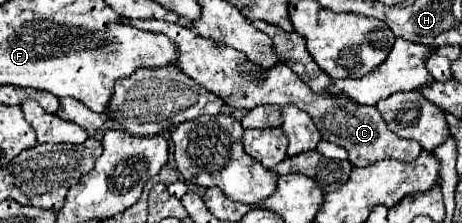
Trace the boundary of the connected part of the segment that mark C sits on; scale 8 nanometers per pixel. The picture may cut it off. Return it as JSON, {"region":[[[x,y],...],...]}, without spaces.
{"region":[[[120,18],[120,20],[138,30],[148,30],[154,34],[168,36],[178,48],[176,66],[186,76],[194,78],[198,84],[206,86],[210,92],[218,94],[226,104],[238,110],[250,110],[260,104],[278,104],[278,106],[294,104],[296,108],[308,112],[312,122],[320,130],[322,138],[346,148],[348,160],[352,162],[352,166],[362,168],[362,166],[370,166],[384,158],[396,158],[396,160],[406,162],[406,160],[414,160],[422,152],[418,142],[398,138],[394,132],[390,132],[384,118],[378,114],[374,106],[360,106],[344,96],[320,96],[312,92],[286,64],[276,64],[268,70],[262,70],[260,66],[248,62],[242,52],[230,46],[224,46],[224,44],[218,44],[210,38],[202,38],[194,28],[184,28],[180,24],[170,24],[170,22],[152,20],[152,18],[150,20]]]}

